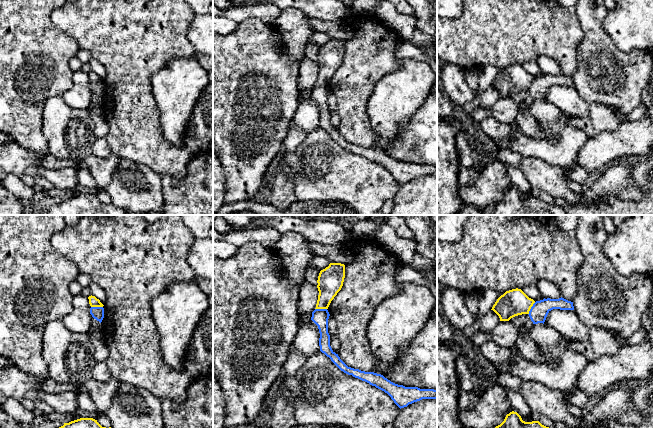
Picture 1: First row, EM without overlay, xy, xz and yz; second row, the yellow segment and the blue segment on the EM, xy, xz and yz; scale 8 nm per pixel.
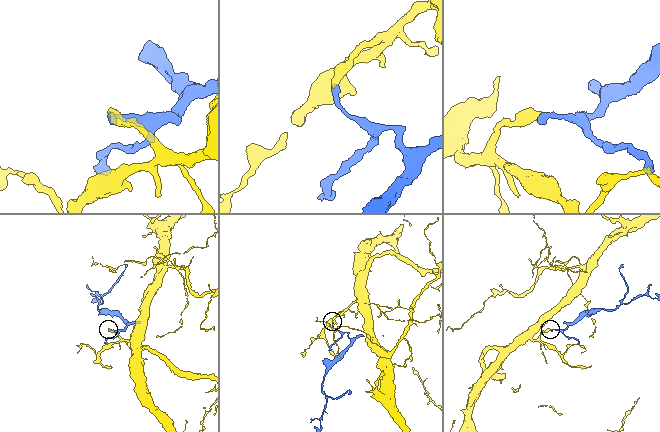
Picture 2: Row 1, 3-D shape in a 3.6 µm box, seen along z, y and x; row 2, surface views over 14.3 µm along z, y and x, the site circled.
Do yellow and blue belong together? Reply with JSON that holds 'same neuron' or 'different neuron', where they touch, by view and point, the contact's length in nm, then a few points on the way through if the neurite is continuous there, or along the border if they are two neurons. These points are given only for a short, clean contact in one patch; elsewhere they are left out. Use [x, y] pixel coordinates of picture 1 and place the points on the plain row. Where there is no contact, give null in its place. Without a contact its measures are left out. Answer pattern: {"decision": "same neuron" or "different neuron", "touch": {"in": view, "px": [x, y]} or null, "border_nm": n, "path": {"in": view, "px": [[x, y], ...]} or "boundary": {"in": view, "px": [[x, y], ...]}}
{"decision": "different neuron", "touch": {"in": "yz", "px": [530, 84]}, "border_nm": 120, "boundary": {"in": "yz", "px": [[535, 78], [528, 90]]}}

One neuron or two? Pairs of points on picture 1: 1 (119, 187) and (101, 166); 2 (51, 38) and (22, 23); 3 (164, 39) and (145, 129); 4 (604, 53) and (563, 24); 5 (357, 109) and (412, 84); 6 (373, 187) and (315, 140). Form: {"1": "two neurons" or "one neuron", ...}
{"1": "two neurons", "2": "one neuron", "3": "one neuron", "4": "two neurons", "5": "two neurons", "6": "one neuron"}

